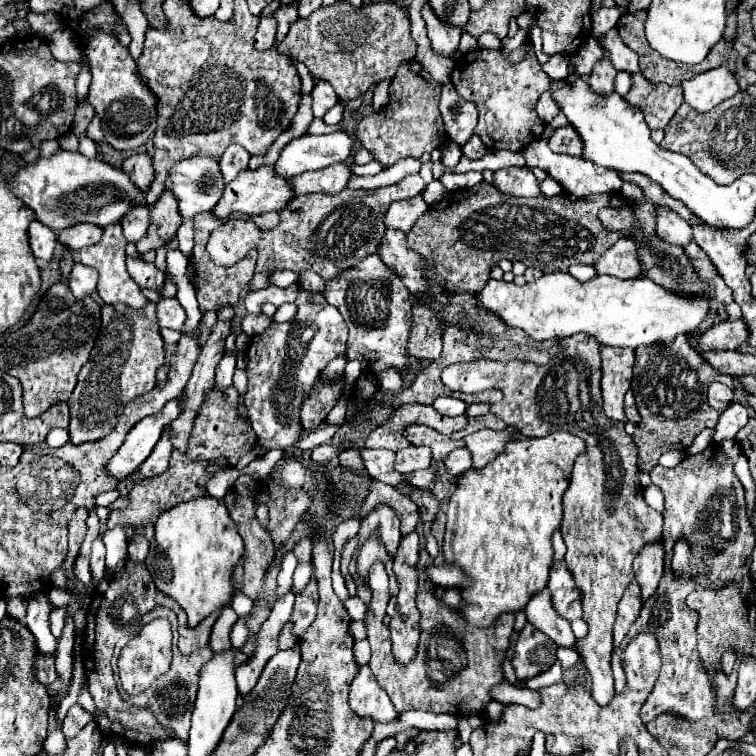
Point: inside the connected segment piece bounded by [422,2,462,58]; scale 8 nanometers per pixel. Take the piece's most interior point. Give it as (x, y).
(445, 38)

